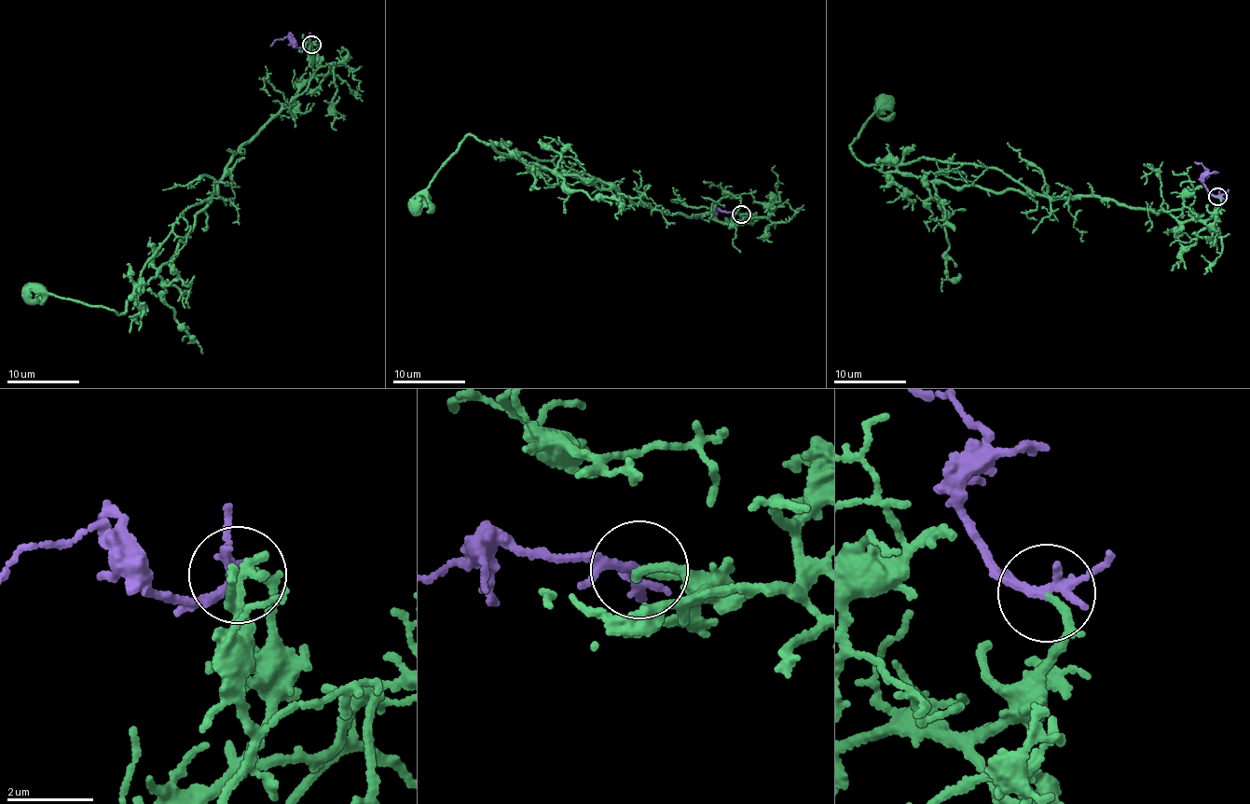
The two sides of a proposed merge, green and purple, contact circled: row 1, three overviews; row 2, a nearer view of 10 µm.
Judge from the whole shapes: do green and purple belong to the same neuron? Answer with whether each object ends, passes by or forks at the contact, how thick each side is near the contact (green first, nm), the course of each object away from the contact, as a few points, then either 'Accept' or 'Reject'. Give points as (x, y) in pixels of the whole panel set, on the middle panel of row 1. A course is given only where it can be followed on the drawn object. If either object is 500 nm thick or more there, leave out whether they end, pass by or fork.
At the ring green ends. At the ring purple passes by. Thickness 160 nm (green) against 200 nm. Course of green: (741, 214), (754, 218), (724, 225), (710, 214), (665, 214), (467, 135), (418, 195), (419, 214). Course of purple: (741, 214), (724, 211), (692, 216). Accept

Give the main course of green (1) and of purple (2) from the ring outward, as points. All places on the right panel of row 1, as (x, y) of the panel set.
1: (1216, 197), (1215, 215), (1178, 222), (1092, 193), (956, 187), (856, 158), (850, 146), (876, 103), (887, 108)
2: (1216, 197), (1204, 186), (1206, 169), (1194, 161)

